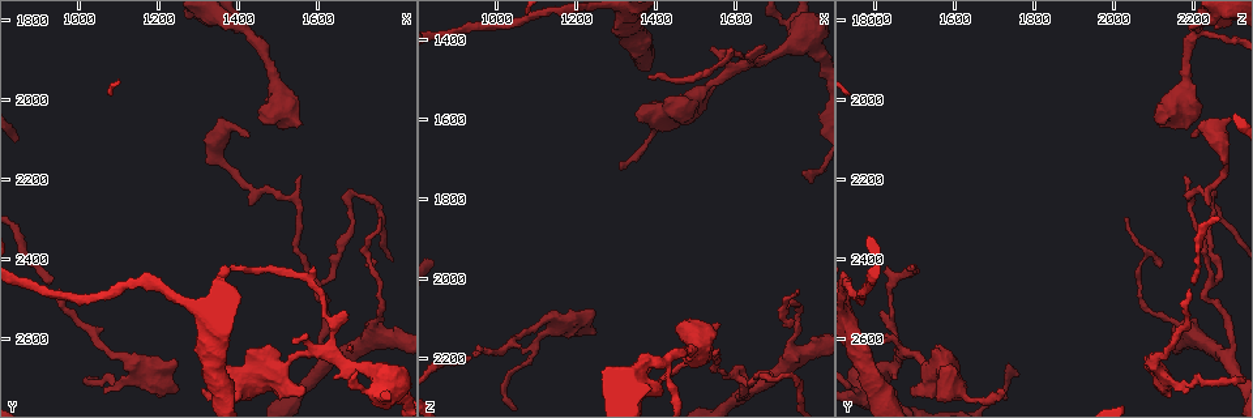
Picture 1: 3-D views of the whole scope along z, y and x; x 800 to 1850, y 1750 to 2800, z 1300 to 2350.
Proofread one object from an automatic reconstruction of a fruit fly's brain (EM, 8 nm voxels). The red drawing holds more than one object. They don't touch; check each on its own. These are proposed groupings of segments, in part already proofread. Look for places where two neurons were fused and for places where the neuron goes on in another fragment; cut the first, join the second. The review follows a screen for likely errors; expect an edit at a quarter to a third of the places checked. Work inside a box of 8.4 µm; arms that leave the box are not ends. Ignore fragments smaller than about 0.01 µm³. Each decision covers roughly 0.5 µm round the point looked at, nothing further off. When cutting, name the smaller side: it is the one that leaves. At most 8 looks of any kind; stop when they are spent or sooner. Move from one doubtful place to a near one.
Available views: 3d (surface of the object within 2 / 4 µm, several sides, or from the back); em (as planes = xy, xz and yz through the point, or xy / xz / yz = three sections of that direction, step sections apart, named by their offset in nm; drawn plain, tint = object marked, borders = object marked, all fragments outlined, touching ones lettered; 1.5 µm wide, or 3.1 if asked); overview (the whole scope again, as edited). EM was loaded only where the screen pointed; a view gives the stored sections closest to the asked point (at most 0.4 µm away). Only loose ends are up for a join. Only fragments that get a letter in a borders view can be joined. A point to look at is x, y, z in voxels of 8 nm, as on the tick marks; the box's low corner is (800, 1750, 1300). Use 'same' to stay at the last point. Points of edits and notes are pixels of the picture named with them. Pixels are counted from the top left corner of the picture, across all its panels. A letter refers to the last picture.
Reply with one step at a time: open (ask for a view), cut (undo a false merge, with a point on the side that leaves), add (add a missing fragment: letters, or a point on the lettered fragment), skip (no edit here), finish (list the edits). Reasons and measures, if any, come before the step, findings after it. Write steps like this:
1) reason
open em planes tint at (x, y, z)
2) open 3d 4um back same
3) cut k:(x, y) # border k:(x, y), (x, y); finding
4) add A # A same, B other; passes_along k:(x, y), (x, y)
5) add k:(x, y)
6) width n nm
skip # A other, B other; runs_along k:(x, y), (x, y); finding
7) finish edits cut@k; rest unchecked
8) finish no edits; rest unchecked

sharp bend
open 3d 2um at (1695, 2235, 2250)

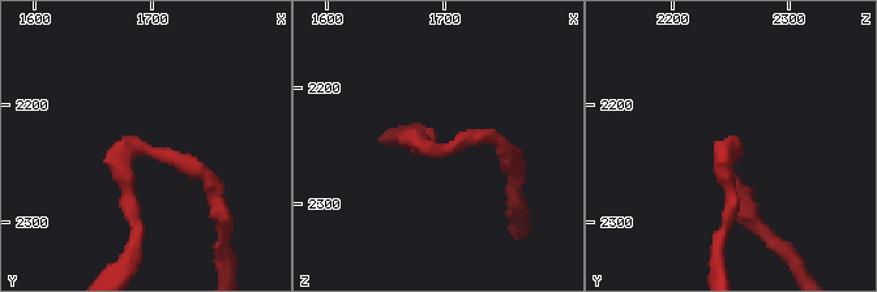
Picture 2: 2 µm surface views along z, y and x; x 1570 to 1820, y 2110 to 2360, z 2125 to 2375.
open em planes tint at (1692, 2242, 2254)

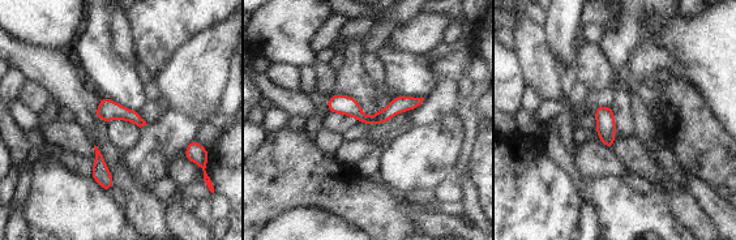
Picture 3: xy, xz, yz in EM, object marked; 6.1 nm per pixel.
open em planes borders same

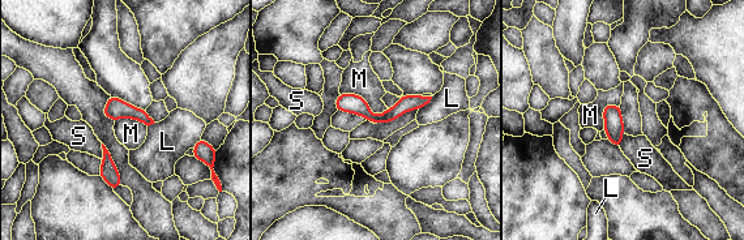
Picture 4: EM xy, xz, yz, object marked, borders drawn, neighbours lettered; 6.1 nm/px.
longest_contact M 320 nm
skip # L other, M other, S other; border 4:(340, 93), (388, 108); continuous, no second neuron

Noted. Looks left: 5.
sudden change in width
open em xz step 8 tint at (1760, 2545, 2120)

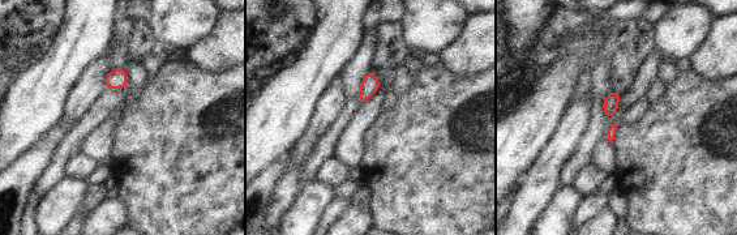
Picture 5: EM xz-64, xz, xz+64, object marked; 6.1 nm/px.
open em planes tint same

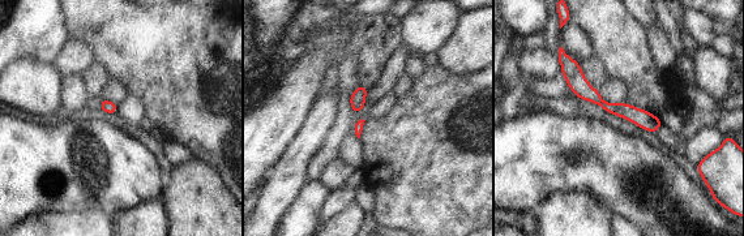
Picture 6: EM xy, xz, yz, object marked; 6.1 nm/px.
open em planes borders same

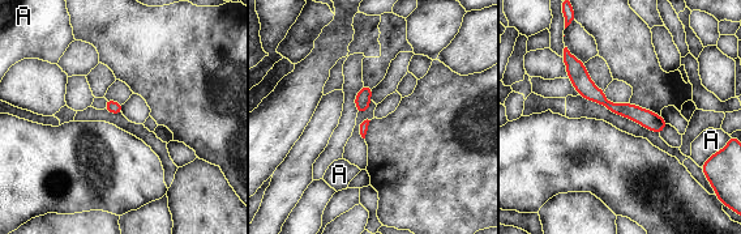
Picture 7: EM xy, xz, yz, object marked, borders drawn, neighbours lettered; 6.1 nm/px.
skip # A other; border 7:(725, 144), (715, 150), (701, 167); continuous, no second neuron

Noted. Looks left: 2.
open 3d 4um at (1540, 2605, 1425)

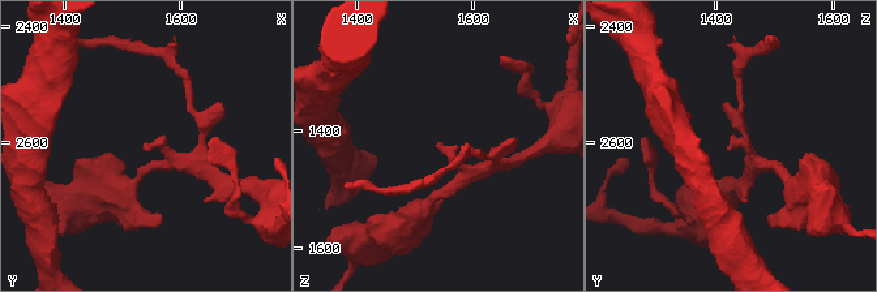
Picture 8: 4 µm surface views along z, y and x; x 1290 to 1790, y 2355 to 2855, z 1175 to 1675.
open em planes borders at (1535, 2605, 1425)

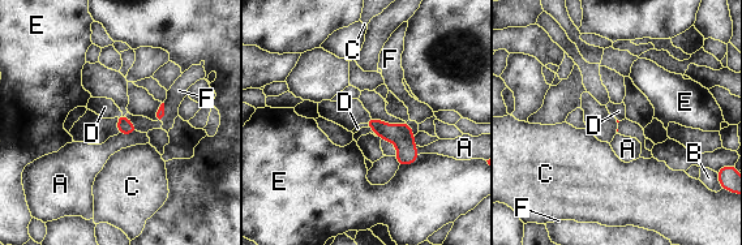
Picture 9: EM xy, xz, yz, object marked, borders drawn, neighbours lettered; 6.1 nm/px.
skip # A other, B other, C other, D other, E other, F other; border 9:(121, 112), (118, 117); none of them fits

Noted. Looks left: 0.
finish no edits; rest unchecked

